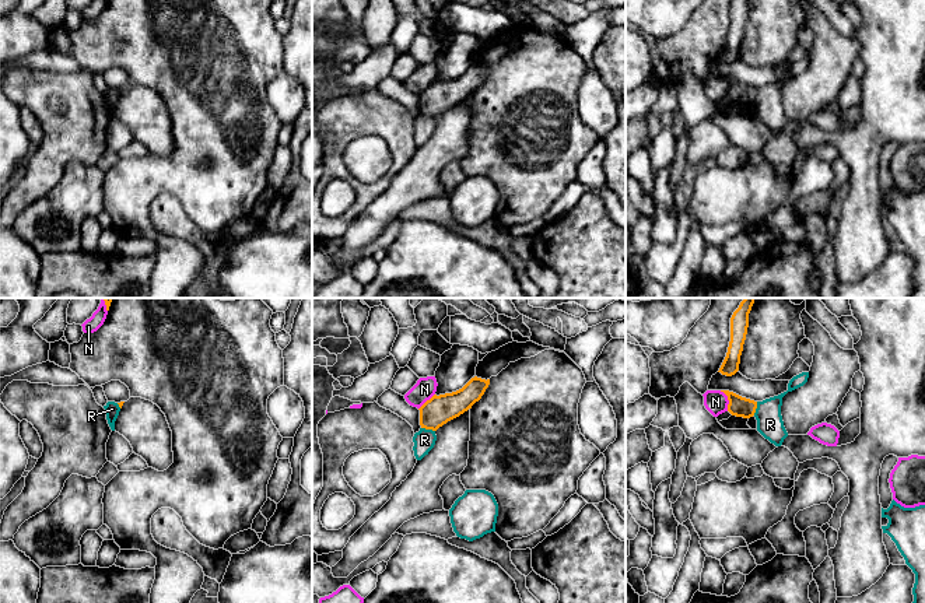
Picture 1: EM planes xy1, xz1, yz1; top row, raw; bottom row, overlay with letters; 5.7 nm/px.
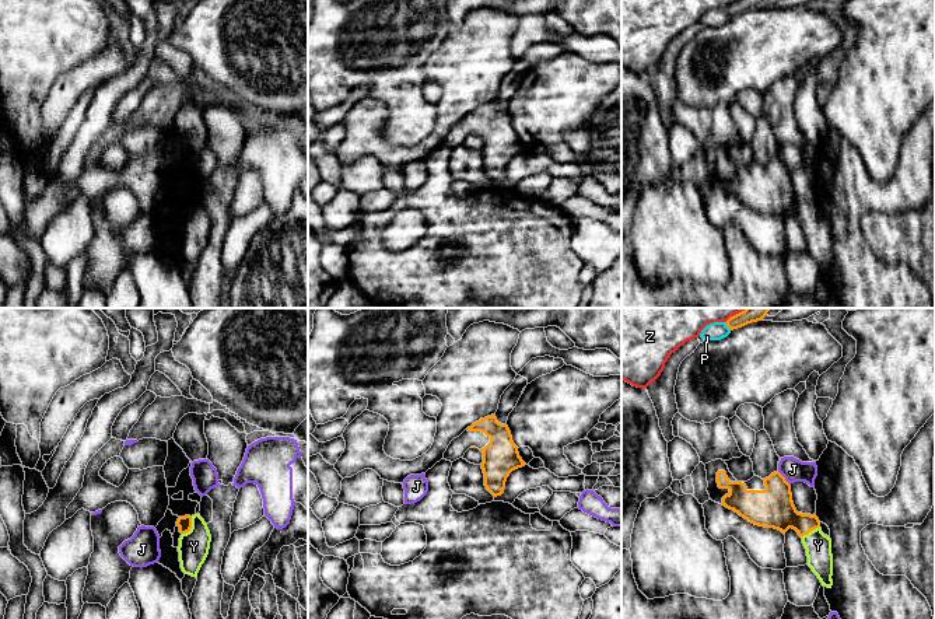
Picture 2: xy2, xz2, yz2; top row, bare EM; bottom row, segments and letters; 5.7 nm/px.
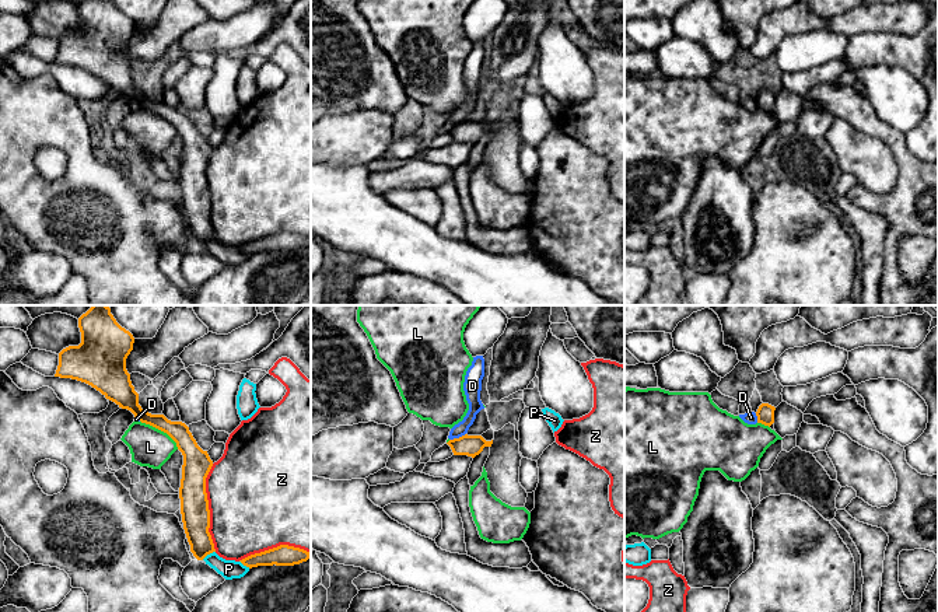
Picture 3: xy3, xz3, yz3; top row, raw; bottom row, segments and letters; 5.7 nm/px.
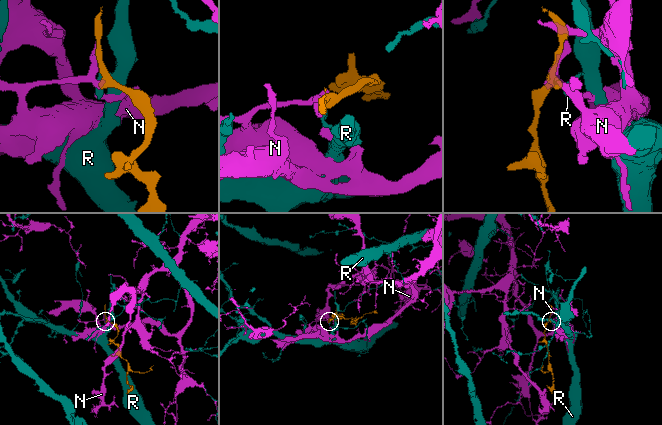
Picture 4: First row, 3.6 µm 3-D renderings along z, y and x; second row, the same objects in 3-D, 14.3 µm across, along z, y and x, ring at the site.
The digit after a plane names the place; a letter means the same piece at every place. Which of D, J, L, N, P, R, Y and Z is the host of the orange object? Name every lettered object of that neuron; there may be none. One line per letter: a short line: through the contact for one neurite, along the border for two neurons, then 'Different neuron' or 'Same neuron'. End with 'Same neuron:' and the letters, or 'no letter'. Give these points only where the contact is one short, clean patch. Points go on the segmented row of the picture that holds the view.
D: Line: xz3 (465, 433), (450, 440). Different neuron
J: Different neuron
L: Line: xy3 (140, 420), (163, 430), (178, 448). Different neuron
N: Different neuron
P: Different neuron
R: Line: xz1 (421, 427), (434, 431). Different neuron
Y: Line: xy2 (184, 523), (191, 527), (193, 546). Same neuron
Z: Different neuron
Same neuron: Y

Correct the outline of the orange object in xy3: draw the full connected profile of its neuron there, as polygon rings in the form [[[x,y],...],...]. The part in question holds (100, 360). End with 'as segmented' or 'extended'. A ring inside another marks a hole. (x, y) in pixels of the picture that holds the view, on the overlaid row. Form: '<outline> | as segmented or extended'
[[[92,305],[78,318],[81,343],[69,346],[59,353],[59,366],[55,377],[71,378],[85,382],[99,391],[106,399],[115,402],[119,408],[130,410],[141,423],[150,424],[167,433],[183,455],[182,479],[179,487],[181,514],[183,529],[190,545],[190,552],[197,560],[216,552],[210,528],[210,510],[206,493],[206,478],[213,466],[207,451],[203,451],[193,438],[189,427],[182,422],[171,422],[164,415],[151,415],[139,405],[139,394],[130,381],[126,370],[126,359],[133,350],[133,335],[122,328],[108,305]]] | as segmented

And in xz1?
[[[474,376],[456,392],[434,395],[418,409],[421,428],[437,431],[448,421],[459,417],[481,399],[488,385],[490,379]]] | as segmented

